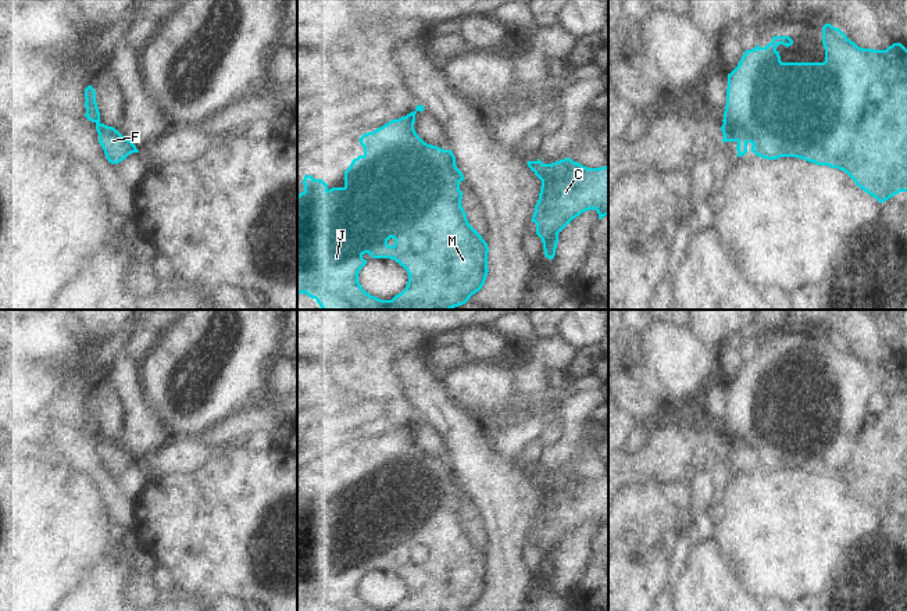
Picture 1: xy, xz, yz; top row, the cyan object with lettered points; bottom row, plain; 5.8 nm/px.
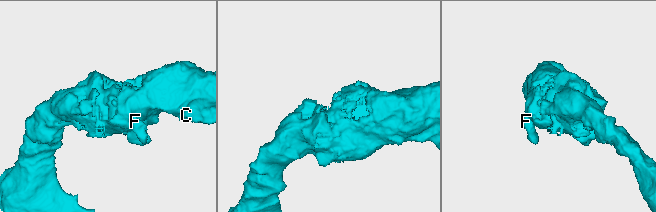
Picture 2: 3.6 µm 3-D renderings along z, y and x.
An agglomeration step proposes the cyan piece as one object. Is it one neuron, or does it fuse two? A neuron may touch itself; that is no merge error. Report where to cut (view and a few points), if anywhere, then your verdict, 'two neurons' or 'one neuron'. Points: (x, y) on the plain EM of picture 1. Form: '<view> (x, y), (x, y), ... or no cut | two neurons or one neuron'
yz (724, 433), (738, 439), (747, 453) | two neurons

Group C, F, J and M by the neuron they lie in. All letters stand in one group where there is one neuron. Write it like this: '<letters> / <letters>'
C J M / F

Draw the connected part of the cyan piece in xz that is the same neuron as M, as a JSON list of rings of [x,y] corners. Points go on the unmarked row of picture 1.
[[[408,425],[389,432],[374,443],[364,444],[358,451],[364,458],[364,465],[354,469],[344,482],[343,499],[329,500],[322,490],[314,490],[311,486],[306,486],[303,490],[304,501],[297,507],[297,605],[306,604],[315,611],[381,611],[367,604],[358,593],[358,585],[367,575],[363,567],[368,564],[372,569],[392,569],[407,582],[408,593],[406,600],[392,611],[469,611],[485,596],[489,583],[489,558],[482,547],[468,535],[467,525],[461,517],[463,503],[460,501],[460,493],[464,492],[464,486],[456,476],[453,462],[425,454],[417,446],[414,432]]]

